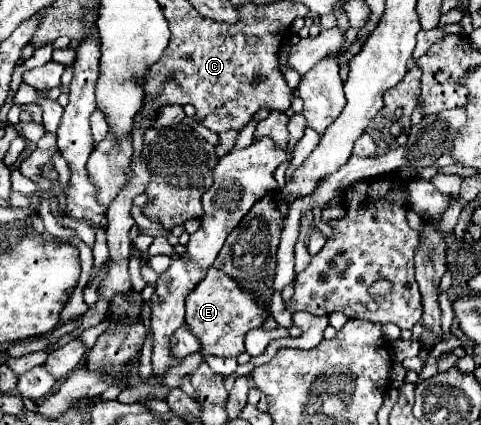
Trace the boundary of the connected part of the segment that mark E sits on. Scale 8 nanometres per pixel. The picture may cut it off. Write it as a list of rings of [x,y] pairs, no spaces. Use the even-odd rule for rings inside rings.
[[[214,267],[208,269],[206,279],[200,285],[196,285],[196,289],[188,295],[188,301],[186,301],[186,325],[192,329],[192,333],[196,333],[196,337],[200,337],[202,349],[198,353],[184,357],[184,361],[178,367],[172,367],[162,379],[152,377],[148,383],[142,383],[138,387],[134,385],[130,389],[120,391],[118,401],[120,403],[136,403],[142,397],[150,397],[150,393],[156,389],[156,385],[170,387],[170,389],[180,387],[182,377],[196,371],[196,367],[200,365],[200,361],[206,353],[218,355],[218,357],[238,357],[240,353],[246,351],[244,346],[246,333],[250,329],[260,327],[268,315],[270,315],[270,311],[268,311],[266,303],[258,303],[252,297],[252,293],[240,289],[226,273],[220,273],[220,269],[214,269]]]

